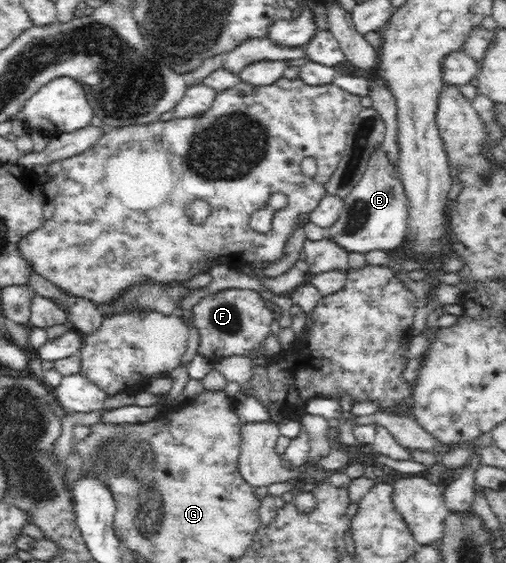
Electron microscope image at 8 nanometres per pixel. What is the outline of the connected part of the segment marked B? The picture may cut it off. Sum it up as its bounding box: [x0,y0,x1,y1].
[327,144,409,254]

